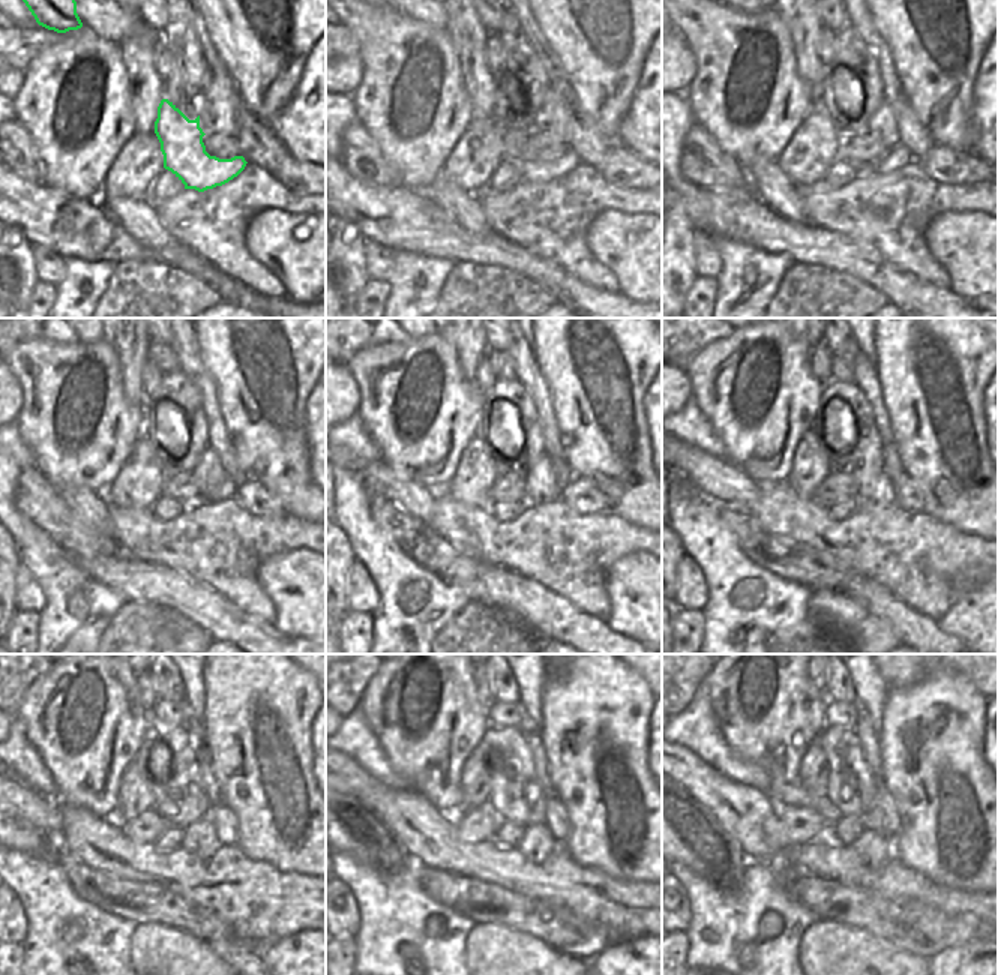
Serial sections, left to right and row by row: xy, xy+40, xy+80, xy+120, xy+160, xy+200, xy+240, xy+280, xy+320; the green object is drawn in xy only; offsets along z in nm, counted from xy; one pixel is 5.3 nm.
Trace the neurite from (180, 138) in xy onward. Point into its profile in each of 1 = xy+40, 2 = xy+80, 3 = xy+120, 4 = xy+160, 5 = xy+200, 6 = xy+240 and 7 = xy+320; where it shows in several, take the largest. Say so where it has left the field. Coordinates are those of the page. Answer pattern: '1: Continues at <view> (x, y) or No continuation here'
1: Continues at xy+40 (533, 171)
2: Continues at xy+80 (899, 156)
3: Continues at xy+120 (227, 489)
4: Continues at xy+160 (562, 471)
5: Continues at xy+200 (893, 468)
6: Continues at xy+240 (206, 773)
7: Continues at xy+320 (865, 729).

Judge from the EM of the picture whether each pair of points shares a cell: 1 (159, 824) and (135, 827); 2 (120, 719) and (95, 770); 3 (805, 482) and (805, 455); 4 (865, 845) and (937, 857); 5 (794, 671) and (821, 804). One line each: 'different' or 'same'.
1: same
2: same
3: same
4: different
5: same

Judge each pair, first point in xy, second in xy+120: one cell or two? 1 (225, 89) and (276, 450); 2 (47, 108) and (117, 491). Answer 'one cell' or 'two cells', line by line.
1: two cells
2: two cells

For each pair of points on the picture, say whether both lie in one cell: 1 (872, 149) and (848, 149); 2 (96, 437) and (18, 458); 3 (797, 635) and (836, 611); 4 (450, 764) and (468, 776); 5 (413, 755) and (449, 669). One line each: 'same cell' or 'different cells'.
1: same cell
2: different cells
3: different cells
4: different cells
5: same cell

